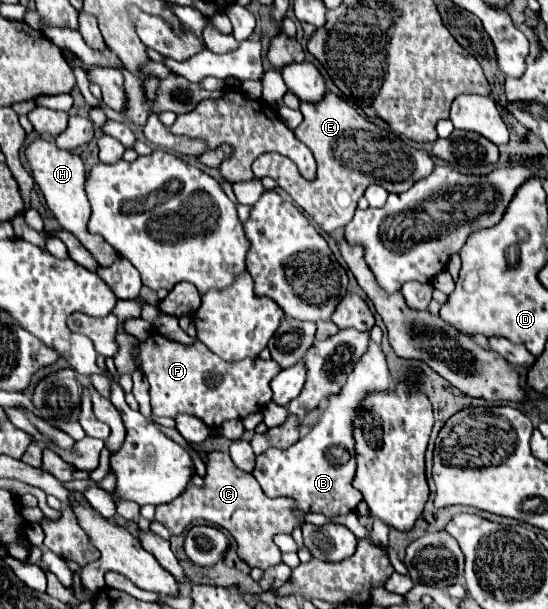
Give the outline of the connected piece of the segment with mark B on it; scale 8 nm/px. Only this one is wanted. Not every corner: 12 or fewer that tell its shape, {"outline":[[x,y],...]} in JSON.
{"outline":[[370,341],[344,391],[286,451],[256,457],[268,497],[296,515],[356,511],[352,421],[390,387]]}

